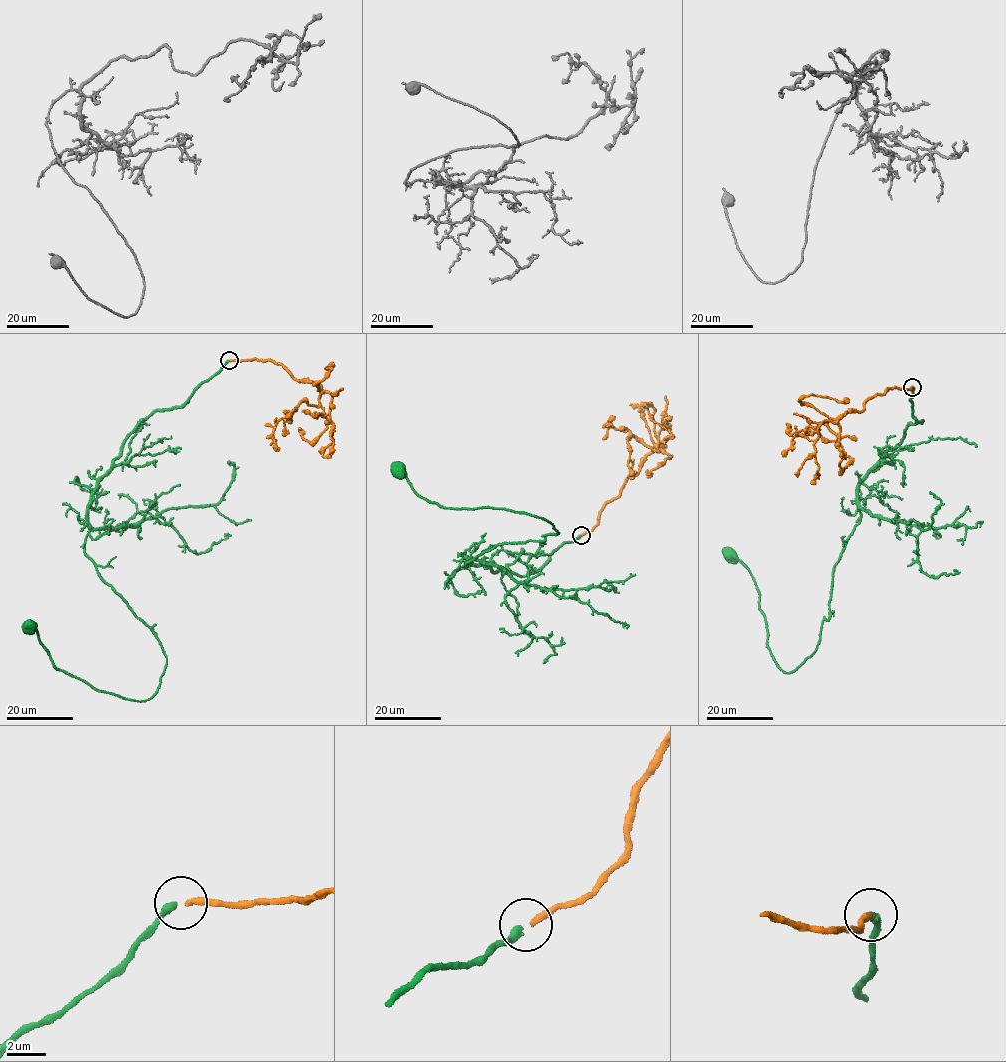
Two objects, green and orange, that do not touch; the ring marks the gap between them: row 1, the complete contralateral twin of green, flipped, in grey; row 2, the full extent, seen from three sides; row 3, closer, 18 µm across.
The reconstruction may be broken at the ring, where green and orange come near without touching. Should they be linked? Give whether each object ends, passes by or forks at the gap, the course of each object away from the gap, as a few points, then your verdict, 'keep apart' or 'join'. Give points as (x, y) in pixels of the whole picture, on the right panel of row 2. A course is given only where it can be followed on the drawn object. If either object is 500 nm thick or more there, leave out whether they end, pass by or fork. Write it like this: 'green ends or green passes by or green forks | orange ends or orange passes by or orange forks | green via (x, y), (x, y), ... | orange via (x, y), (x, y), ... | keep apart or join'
green ends | orange ends | green via (912, 386), (922, 422), (860, 484), (830, 615), (793, 671), (776, 664), (750, 572), (728, 554) | orange via (912, 387), (888, 388), (862, 410), (843, 414), (838, 436), (825, 424), (809, 425), (783, 456) | join

